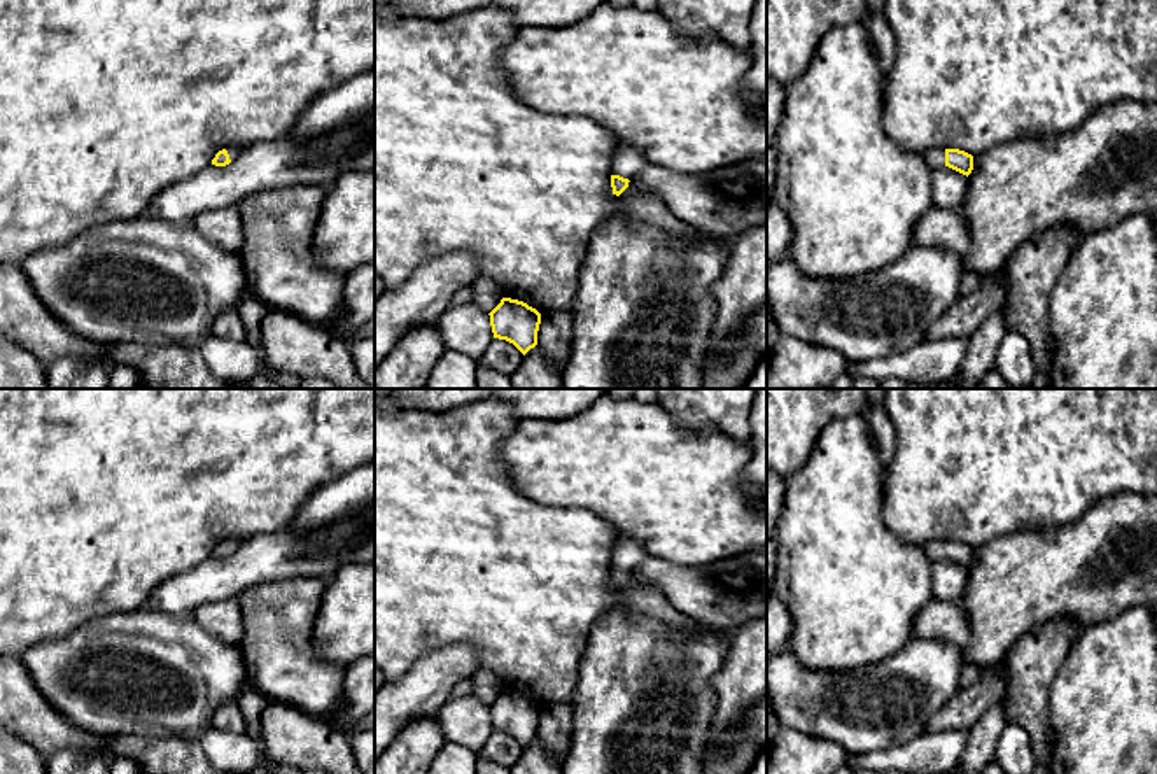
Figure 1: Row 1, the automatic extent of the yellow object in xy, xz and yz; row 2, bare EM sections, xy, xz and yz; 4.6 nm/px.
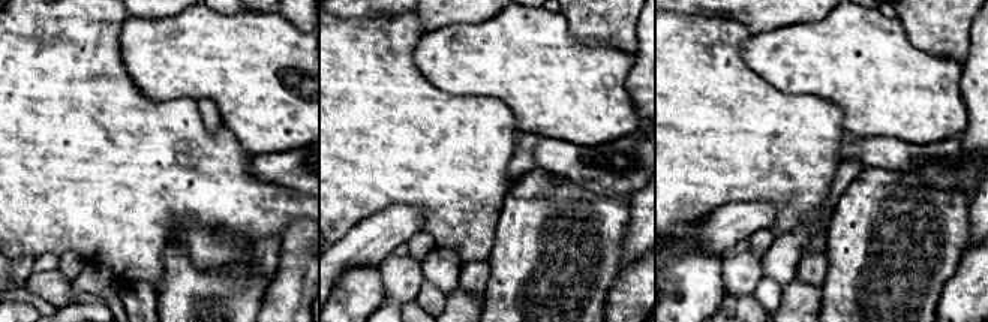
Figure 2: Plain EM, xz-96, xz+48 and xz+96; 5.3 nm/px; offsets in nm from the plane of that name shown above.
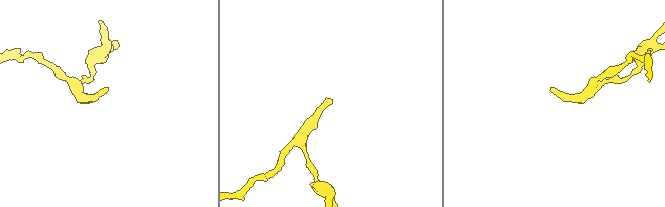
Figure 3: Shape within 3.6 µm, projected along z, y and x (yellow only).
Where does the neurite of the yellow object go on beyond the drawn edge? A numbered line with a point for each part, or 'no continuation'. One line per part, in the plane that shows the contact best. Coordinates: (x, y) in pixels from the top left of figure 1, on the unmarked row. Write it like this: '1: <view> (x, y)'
1: xz (629, 552)

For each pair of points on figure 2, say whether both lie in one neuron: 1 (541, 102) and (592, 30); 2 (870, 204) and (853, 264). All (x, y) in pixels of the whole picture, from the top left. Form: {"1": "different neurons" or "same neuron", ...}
{"1": "different neurons", "2": "same neuron"}

